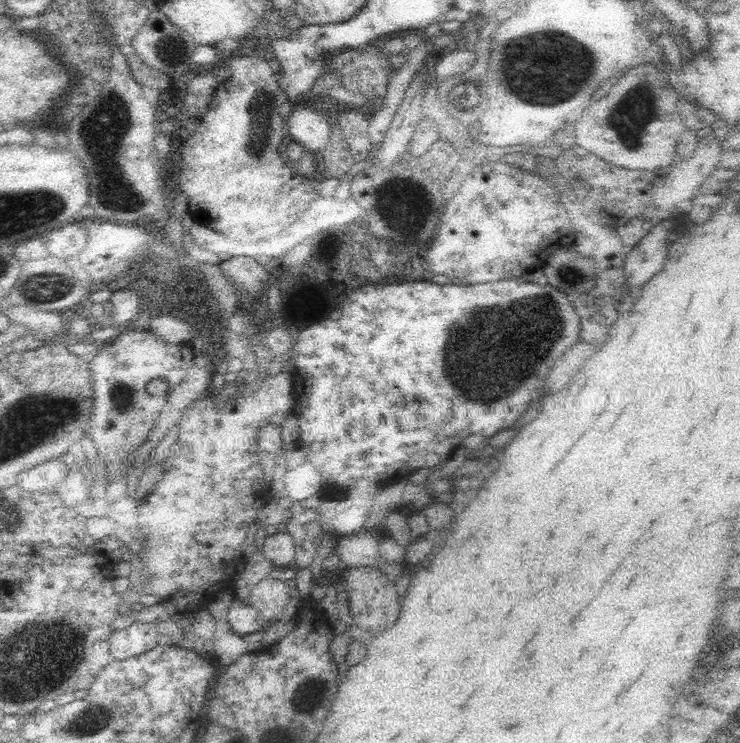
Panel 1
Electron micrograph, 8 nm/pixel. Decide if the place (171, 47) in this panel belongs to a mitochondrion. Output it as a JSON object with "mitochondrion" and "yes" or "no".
{"mitochondrion":"yes"}

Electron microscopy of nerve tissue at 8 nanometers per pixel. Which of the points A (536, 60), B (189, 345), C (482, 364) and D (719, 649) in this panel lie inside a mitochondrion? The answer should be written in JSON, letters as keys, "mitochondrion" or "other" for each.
{"A":"mitochondrion","B":"other","C":"mitochondrion","D":"other"}

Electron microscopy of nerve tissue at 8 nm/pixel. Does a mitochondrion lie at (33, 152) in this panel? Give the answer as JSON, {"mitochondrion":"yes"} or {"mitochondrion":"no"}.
{"mitochondrion":"no"}

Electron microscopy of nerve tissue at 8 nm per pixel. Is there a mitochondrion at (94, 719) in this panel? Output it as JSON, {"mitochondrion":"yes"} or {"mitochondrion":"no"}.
{"mitochondrion":"yes"}

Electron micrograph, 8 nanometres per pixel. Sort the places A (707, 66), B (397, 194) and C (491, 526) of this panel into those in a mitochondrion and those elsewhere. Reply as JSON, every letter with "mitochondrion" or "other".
{"A":"other","B":"mitochondrion","C":"other"}

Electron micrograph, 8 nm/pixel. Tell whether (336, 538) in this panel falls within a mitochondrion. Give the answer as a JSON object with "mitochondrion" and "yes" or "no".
{"mitochondrion":"no"}

